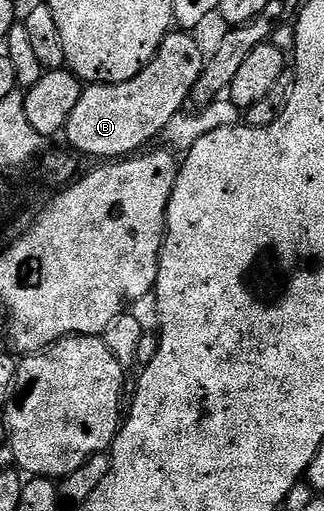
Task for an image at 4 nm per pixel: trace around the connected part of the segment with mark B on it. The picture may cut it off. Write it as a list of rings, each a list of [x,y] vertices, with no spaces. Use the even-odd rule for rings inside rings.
[[[185,30],[170,31],[149,65],[139,74],[135,74],[135,78],[118,84],[88,85],[82,91],[71,118],[67,118],[67,126],[63,133],[64,139],[69,139],[70,146],[74,148],[72,151],[82,152],[85,156],[98,156],[98,161],[101,162],[112,162],[140,153],[144,149],[141,147],[148,140],[156,141],[157,136],[167,126],[167,122],[186,107],[185,99],[188,101],[192,97],[193,87],[201,77],[201,71],[205,69],[206,53],[201,53],[201,48],[193,36],[196,35]]]

